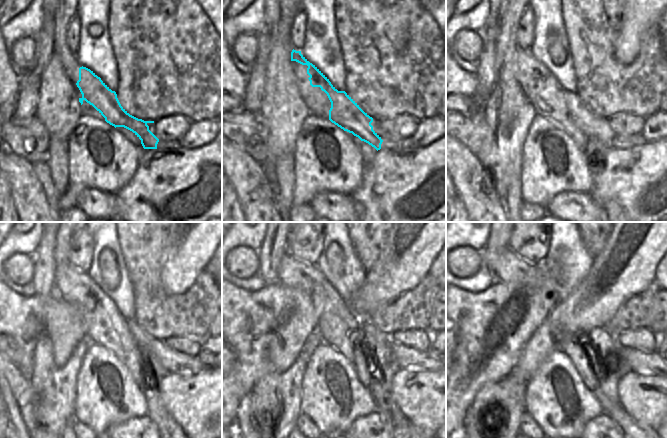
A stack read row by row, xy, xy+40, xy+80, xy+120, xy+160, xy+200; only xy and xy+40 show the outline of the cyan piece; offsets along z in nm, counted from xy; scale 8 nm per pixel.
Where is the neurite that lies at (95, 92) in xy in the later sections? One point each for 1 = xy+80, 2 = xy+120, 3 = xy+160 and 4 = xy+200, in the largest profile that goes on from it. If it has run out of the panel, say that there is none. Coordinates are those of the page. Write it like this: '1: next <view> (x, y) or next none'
1: next xy+80 (580, 125)
2: next xy+120 (127, 352)
3: next xy+160 (290, 270)
4: next xy+200 (577, 352)

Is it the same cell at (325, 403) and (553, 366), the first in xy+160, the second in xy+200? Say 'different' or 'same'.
same

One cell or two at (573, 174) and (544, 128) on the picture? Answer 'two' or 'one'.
one

